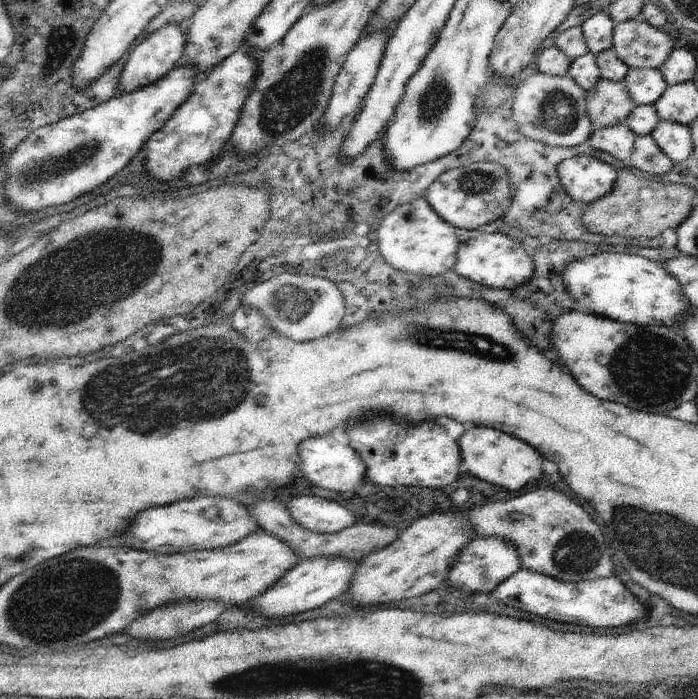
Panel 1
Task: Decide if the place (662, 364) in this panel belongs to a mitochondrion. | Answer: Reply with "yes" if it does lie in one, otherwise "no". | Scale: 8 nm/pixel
yes

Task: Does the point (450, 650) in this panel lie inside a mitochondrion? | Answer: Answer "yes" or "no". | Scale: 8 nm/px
no

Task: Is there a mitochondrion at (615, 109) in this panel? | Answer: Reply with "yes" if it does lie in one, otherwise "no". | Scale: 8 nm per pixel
no

